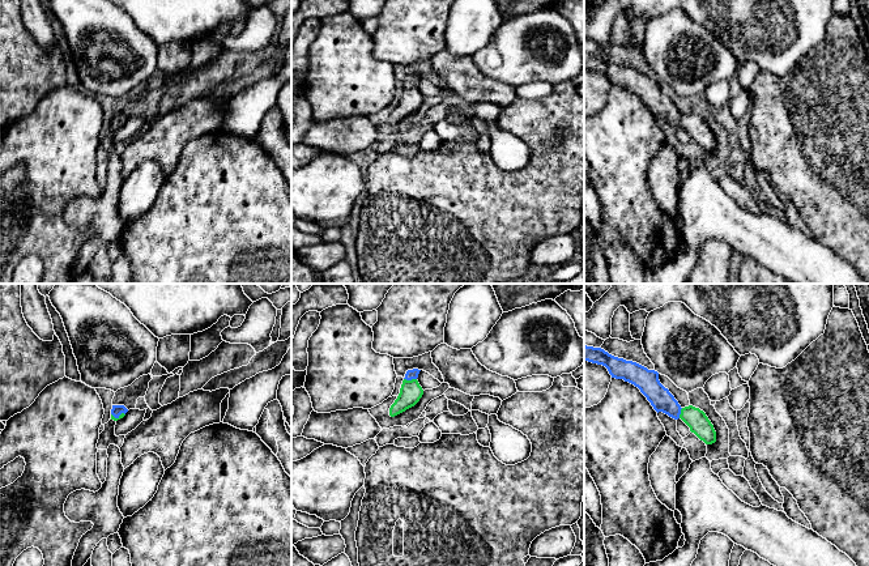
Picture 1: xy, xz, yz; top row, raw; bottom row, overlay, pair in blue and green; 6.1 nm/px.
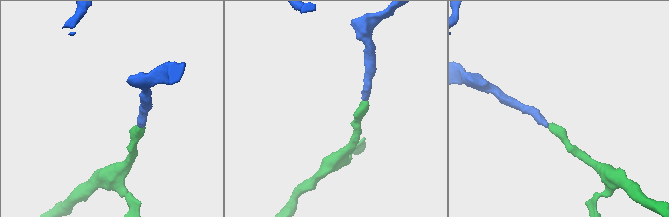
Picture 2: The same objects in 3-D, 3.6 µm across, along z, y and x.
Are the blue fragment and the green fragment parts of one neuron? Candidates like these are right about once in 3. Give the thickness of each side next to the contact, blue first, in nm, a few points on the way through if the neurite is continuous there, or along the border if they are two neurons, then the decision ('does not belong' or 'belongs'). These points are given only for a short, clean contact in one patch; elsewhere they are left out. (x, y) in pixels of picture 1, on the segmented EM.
calibres 60 and 140 nm; border xz (404, 378), (416, 379); does not belong

